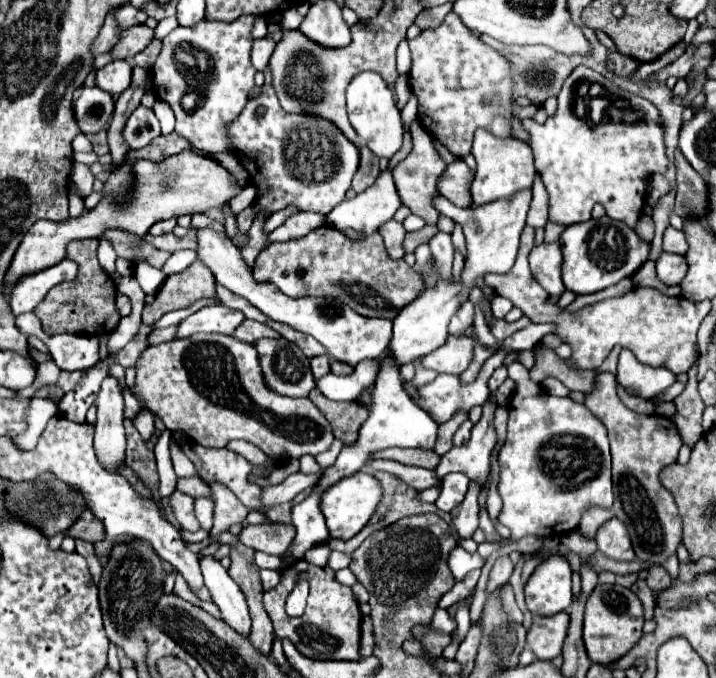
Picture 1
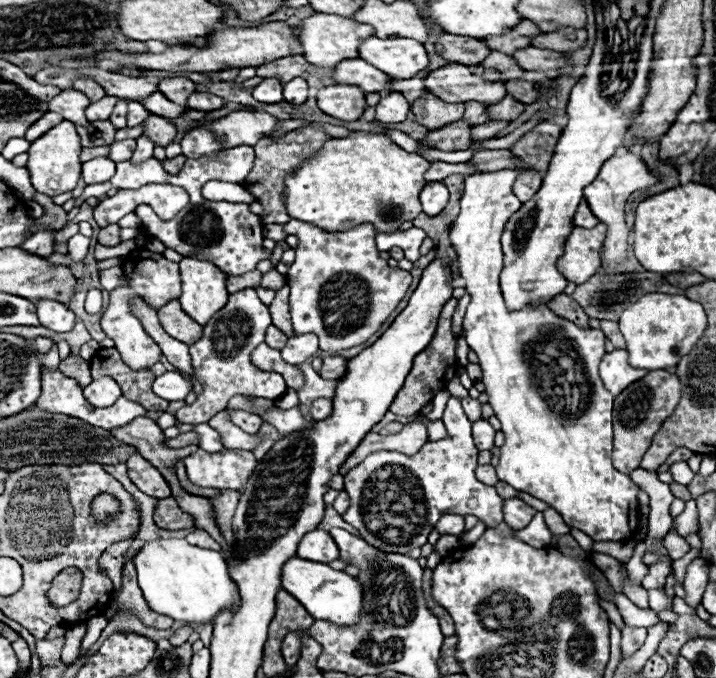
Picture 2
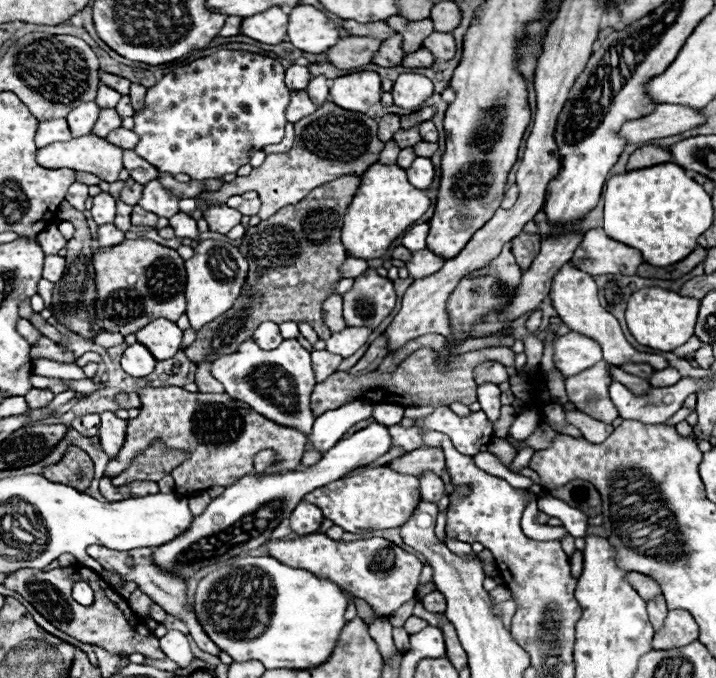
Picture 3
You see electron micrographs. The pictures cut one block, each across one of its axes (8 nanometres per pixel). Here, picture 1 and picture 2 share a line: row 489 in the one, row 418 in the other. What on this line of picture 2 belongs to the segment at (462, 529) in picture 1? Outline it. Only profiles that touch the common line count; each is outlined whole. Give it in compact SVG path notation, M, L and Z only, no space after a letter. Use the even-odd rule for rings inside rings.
M470 396L464 398L462 400L462 408L464 408L464 412L466 412L466 416L470 420L478 420L482 416L482 404L476 398L470 398Z

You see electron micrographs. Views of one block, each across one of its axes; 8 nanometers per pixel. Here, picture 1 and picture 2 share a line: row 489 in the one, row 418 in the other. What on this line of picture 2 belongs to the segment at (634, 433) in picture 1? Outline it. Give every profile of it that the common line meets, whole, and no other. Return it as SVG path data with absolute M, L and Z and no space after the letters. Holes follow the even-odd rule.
M666 370L648 372L614 398L614 468L630 474L640 466L644 452L650 448L654 434L666 416L670 416L680 400L680 380Z

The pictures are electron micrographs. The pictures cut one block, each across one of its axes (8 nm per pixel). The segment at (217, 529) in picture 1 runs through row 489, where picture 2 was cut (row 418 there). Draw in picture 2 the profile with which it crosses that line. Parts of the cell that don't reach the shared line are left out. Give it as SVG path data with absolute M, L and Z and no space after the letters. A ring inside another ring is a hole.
M218 412L214 418L210 418L208 422L214 430L220 432L220 440L226 448L232 450L254 450L260 444L260 434L246 434L244 430L240 430L238 426L234 426L228 420L226 412Z

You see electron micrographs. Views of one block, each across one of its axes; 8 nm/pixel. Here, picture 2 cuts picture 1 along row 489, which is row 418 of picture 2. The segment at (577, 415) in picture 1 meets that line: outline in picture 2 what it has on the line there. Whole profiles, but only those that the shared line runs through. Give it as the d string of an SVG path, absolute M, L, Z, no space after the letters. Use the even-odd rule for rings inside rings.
M506 168L498 172L476 172L466 176L464 194L460 198L460 214L450 226L450 240L458 252L460 276L466 280L466 290L472 296L466 318L466 342L478 354L482 366L482 382L490 396L488 404L502 422L506 436L500 448L498 478L512 488L532 494L556 508L570 528L578 528L596 542L620 542L634 536L638 528L638 492L640 488L628 474L612 466L614 396L604 388L598 366L604 356L606 336L602 330L584 330L570 320L554 314L546 304L508 310L500 292L498 276L502 272L504 252L500 236L508 218L522 206L516 200L512 186L522 168Z

